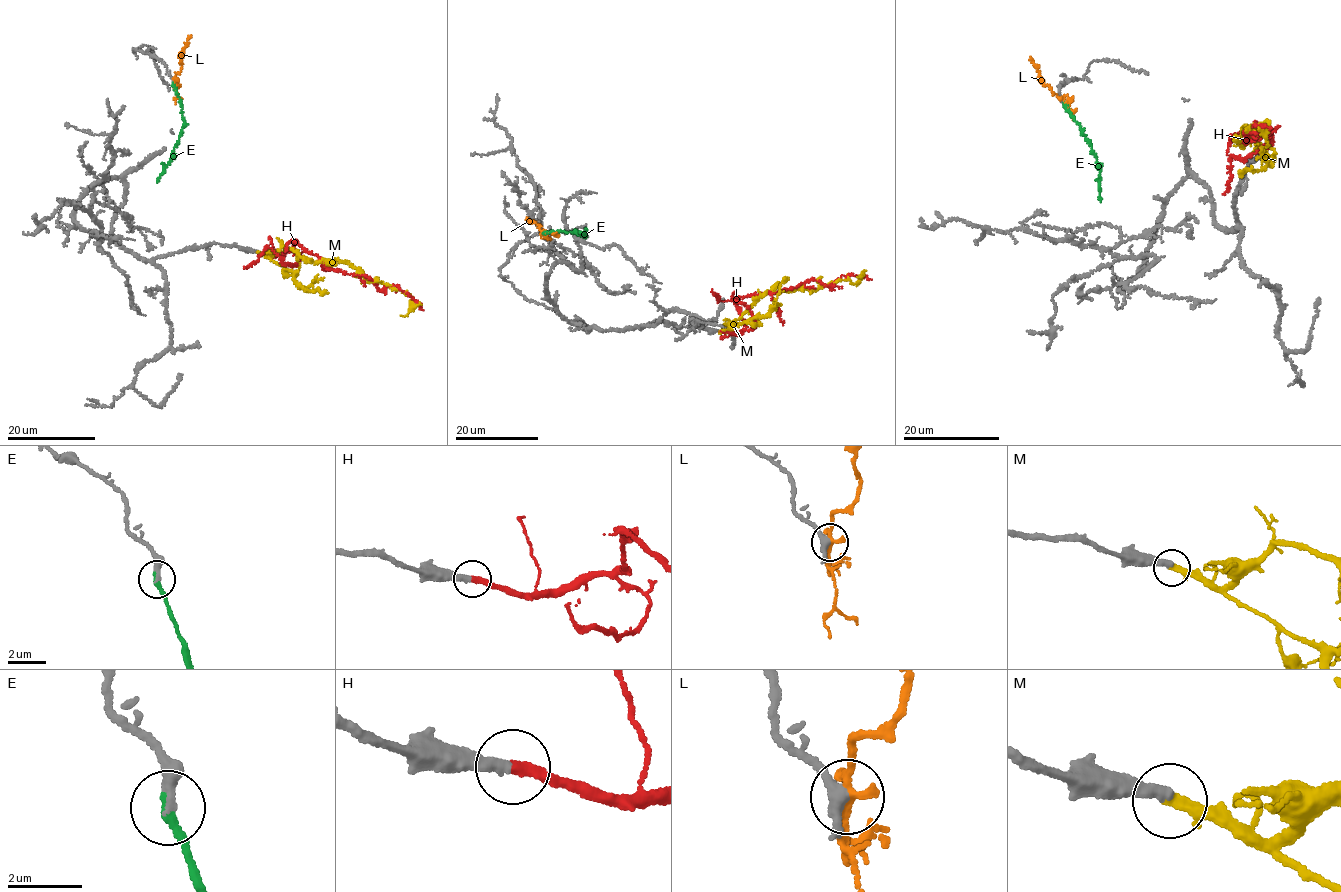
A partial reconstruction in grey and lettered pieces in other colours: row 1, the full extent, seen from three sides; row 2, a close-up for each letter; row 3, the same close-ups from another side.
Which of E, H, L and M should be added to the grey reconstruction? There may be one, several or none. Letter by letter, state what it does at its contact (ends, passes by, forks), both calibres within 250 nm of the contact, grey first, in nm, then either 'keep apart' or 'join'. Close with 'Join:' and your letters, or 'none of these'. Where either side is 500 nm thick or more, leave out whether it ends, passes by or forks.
E: it ends; calibres 320 and 280 nm; join
H: it ends; calibres 320 and 320 nm; join
L: it forks; calibres 440 and 170 nm; keep apart
M: it ends; calibres 320 and 320 nm; keep apart
Join: E, H

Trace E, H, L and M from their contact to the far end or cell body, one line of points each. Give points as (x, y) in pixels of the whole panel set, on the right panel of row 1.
E: (1064, 103), (1095, 156), (1101, 201)
H: (1262, 151), (1271, 142), (1267, 131), (1231, 135), (1245, 142), (1244, 132), (1261, 131), (1254, 122), (1271, 128)
L: (1062, 99), (1053, 94), (1040, 78), (1031, 56)
M: (1263, 152), (1254, 136), (1242, 145), (1242, 130), (1247, 125), (1250, 130), (1258, 129), (1266, 120), (1266, 147)

